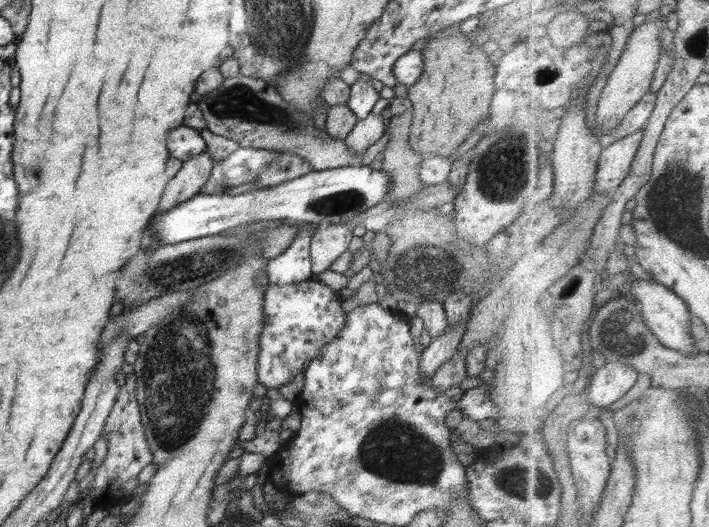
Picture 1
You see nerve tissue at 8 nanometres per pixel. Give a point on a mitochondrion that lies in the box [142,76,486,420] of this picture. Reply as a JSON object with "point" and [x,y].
{"point":[418,271]}

